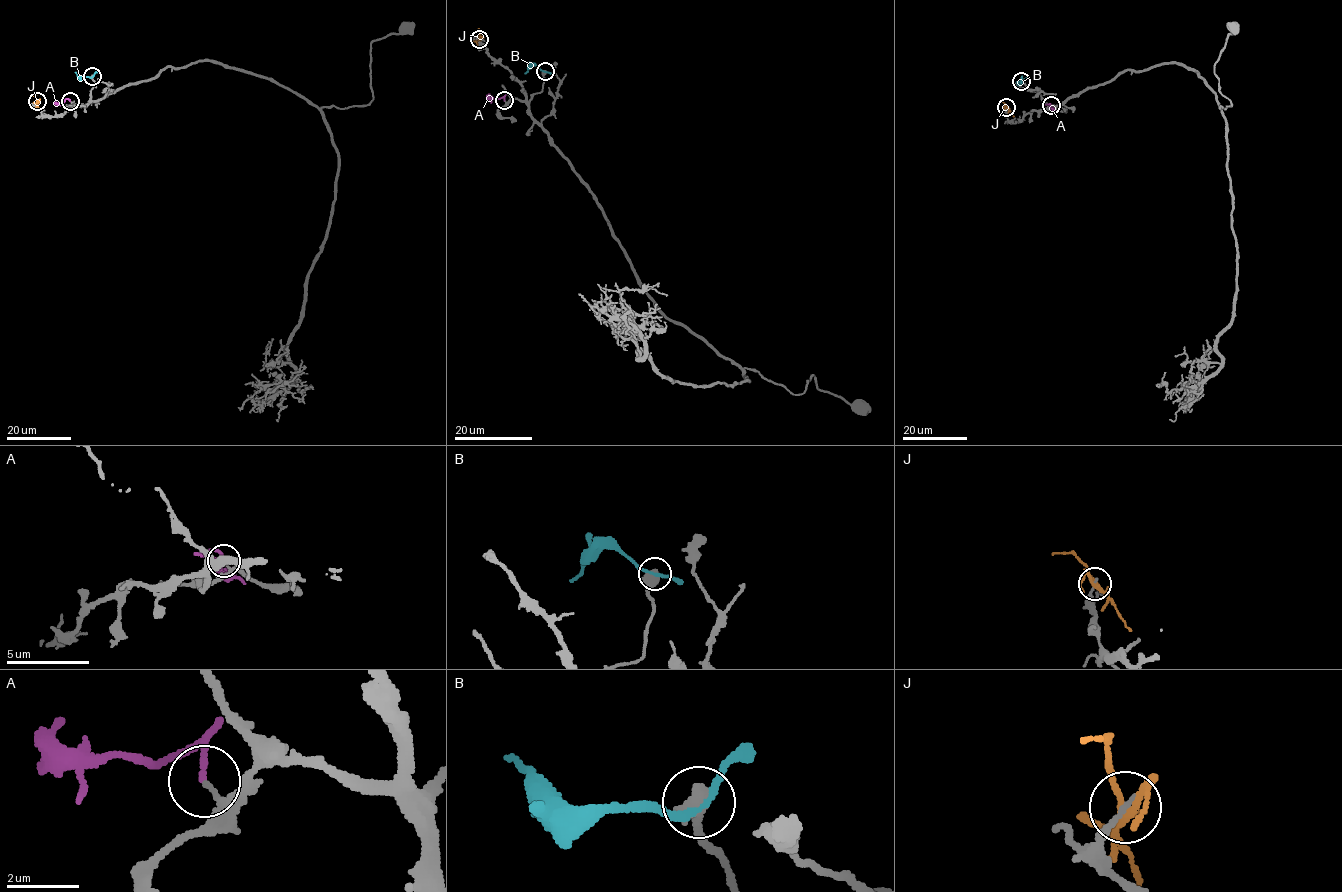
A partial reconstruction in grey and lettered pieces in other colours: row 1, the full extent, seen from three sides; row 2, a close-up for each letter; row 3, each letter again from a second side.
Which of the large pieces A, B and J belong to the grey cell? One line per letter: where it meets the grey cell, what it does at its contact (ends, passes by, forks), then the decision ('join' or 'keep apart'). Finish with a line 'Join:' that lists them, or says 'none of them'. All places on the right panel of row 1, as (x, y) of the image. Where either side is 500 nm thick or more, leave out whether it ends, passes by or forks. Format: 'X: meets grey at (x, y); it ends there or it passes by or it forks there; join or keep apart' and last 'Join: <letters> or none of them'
A: meets grey at (1051, 105); it ends there; keep apart
B: meets grey at (1021, 81); keep apart
J: meets grey at (1006, 107); it forks there; keep apart
Join: none of them

